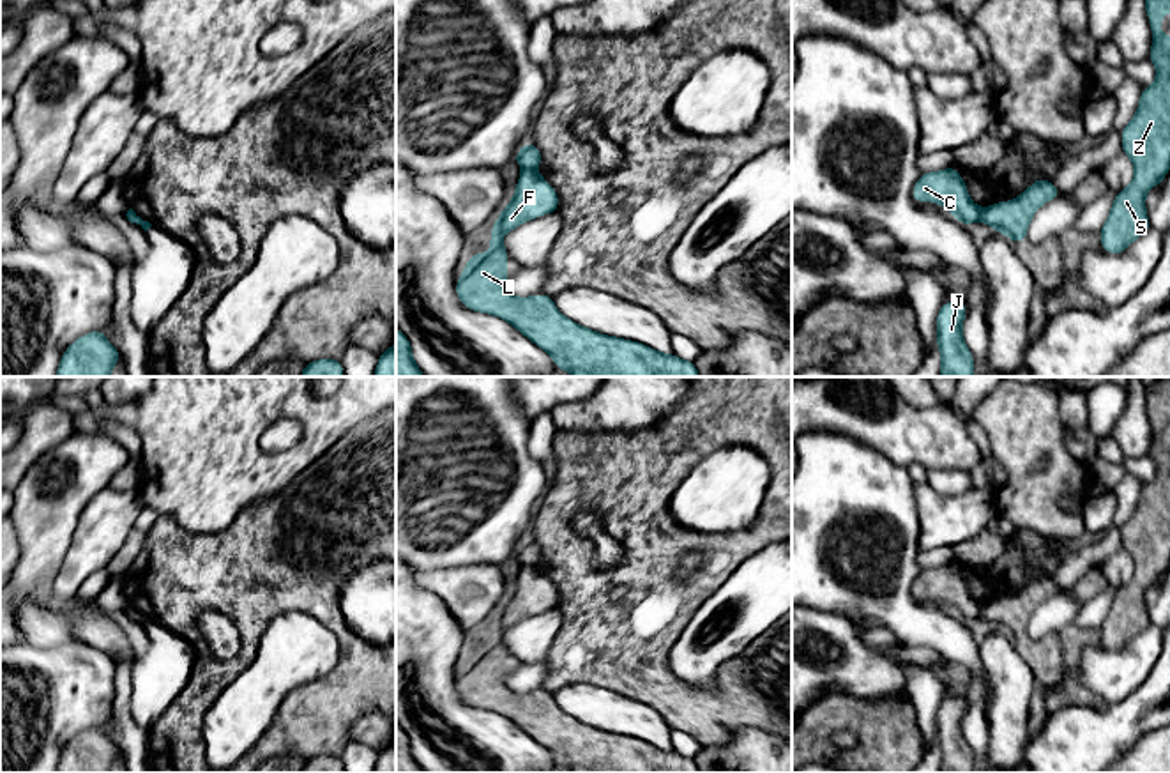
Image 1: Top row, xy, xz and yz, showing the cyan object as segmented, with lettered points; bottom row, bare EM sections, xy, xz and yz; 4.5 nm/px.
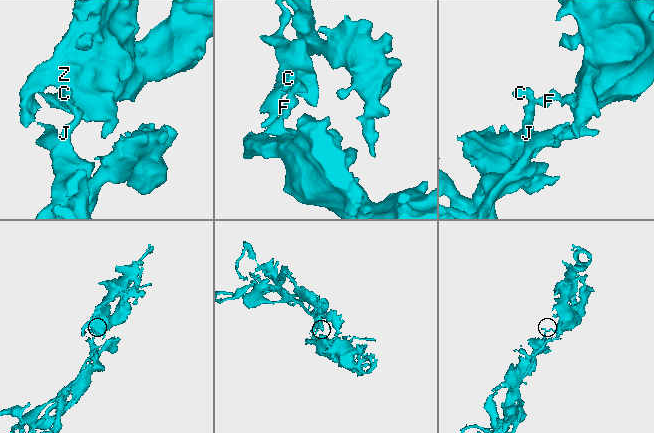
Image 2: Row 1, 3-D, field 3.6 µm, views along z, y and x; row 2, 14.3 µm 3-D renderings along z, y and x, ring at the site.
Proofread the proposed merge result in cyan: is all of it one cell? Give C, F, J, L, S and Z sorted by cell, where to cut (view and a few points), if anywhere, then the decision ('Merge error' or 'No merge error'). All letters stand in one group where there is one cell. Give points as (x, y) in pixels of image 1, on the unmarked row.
Groups: C F J L S Z. No split. No merge error

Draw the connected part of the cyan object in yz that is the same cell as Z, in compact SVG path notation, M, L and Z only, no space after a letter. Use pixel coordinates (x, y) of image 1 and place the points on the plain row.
M1161 377L1145 391L1145 407L1152 426L1149 455L1156 462L1156 478L1142 485L1136 509L1121 527L1122 547L1133 557L1133 578L1117 589L1099 635L1112 651L1122 649L1151 626L1145 591L1170 566L1170 432L1161 430L1161 412L1170 409L1170 379Z

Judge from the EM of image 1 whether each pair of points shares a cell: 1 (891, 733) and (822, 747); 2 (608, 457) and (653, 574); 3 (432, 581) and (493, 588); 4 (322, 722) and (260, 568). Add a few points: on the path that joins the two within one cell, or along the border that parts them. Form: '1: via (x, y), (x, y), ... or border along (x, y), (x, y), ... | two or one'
1: via (873, 750), (870, 754), (840, 754) | one
2: via (630, 485), (635, 512), (653, 545) | one
3: via (448, 582), (458, 588), (478, 588) | one
4: via (349, 678), (349, 641), (336, 621), (304, 589) | one

